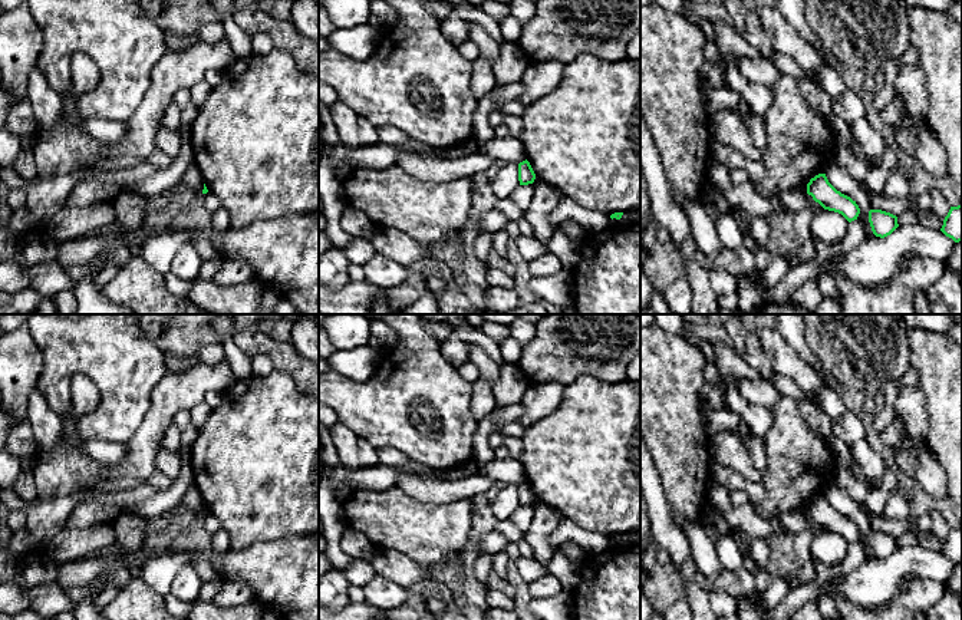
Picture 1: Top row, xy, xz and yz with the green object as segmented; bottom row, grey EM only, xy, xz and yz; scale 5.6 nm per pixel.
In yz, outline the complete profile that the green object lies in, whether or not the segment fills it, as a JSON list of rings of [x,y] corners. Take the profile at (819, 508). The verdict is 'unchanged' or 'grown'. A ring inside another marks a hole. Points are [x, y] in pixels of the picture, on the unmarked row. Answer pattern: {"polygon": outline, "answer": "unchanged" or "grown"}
{"polygon": [[[818,495],[807,505],[807,515],[824,531],[841,535],[849,544],[857,541],[860,530],[850,518],[837,512],[826,495]]], "answer": "unchanged"}

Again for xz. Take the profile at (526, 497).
{"polygon": [[[526,481],[518,485],[518,502],[520,507],[528,507],[533,505],[536,501],[536,495],[530,487],[530,484]]], "answer": "unchanged"}

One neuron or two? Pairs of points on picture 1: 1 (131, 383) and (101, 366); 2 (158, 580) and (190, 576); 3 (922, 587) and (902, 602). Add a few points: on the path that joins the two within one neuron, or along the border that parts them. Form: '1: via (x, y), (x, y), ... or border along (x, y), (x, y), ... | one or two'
1: via (124, 376), (114, 366), (108, 366) | one
2: border along (188, 563), (177, 574), (168, 590) | two
3: via (918, 592), (906, 602) | one

